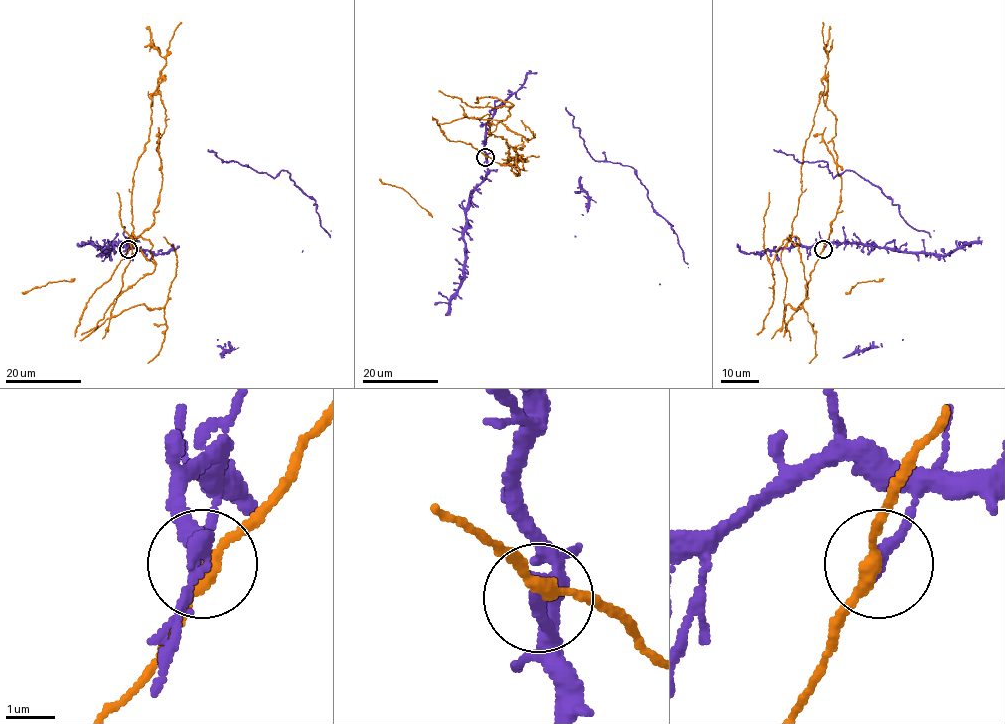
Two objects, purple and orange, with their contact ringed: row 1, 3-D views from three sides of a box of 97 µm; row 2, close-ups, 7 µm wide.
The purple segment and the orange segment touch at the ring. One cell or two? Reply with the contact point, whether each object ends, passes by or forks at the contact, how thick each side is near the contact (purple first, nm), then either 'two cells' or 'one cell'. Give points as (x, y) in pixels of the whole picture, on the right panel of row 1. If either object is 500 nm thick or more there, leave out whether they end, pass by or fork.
at (823, 249); purple ends there; orange passes by; 300 nm thick on the purple side, 240 nm on the other; two cells

